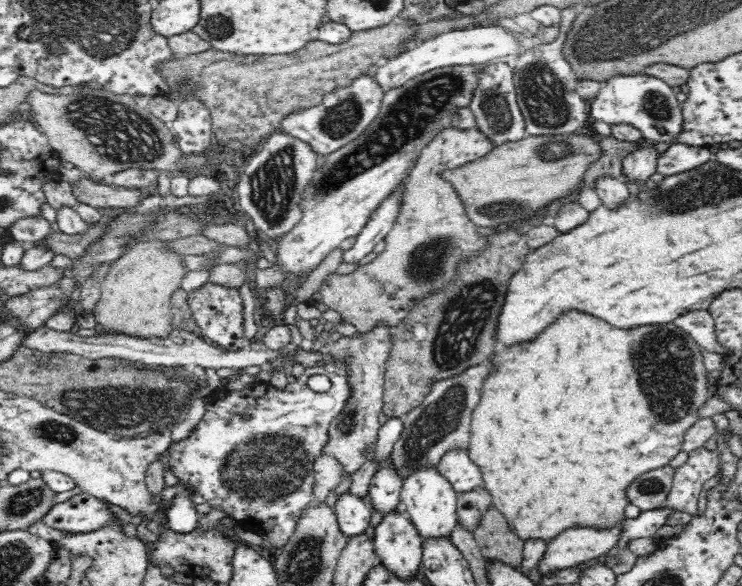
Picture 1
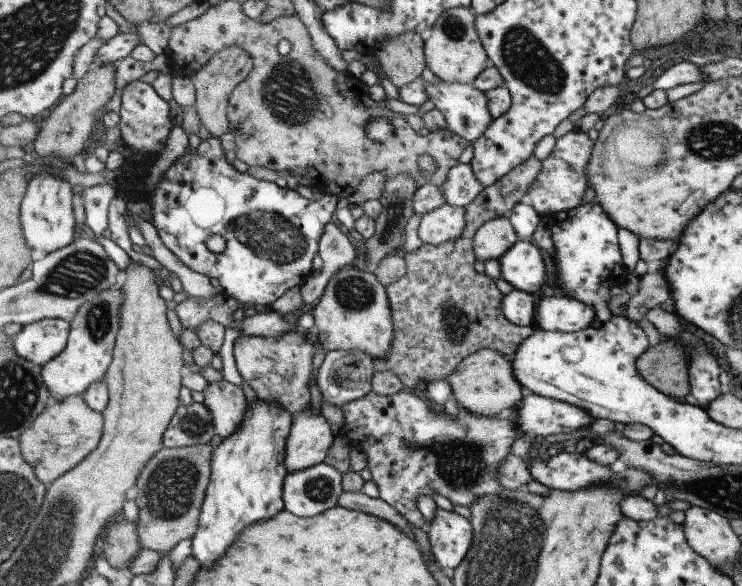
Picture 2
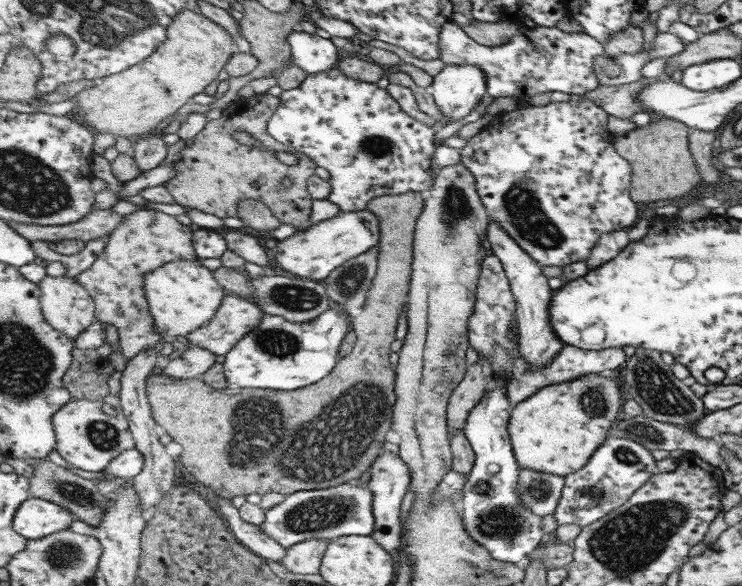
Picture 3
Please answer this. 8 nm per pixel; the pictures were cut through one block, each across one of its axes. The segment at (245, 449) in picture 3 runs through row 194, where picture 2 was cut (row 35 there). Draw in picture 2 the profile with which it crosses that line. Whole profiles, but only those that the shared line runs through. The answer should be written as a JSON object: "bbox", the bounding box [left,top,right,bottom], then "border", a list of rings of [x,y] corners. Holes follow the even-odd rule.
{"bbox":[377,31,426,89],"border":[[[407,31],[386,38],[377,56],[392,84],[400,89],[420,79],[426,65],[426,37],[417,31]]]}

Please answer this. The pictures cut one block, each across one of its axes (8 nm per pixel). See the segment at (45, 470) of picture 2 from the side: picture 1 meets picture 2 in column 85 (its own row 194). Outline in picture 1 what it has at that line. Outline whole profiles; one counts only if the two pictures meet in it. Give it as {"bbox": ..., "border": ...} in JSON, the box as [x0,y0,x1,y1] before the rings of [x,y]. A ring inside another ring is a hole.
{"bbox":[311,126,493,334],"border":[[[450,126],[439,132],[421,150],[410,174],[402,184],[396,218],[383,238],[386,242],[384,250],[378,253],[372,262],[359,266],[352,274],[330,274],[324,280],[322,288],[313,295],[311,302],[326,304],[328,309],[339,312],[344,322],[354,325],[358,333],[370,334],[380,326],[393,331],[420,302],[427,301],[438,290],[444,290],[450,282],[454,284],[459,277],[460,265],[478,258],[490,245],[490,239],[478,232],[478,225],[471,221],[457,190],[451,182],[445,180],[443,174],[486,156],[493,147],[477,128],[460,130]]]}

